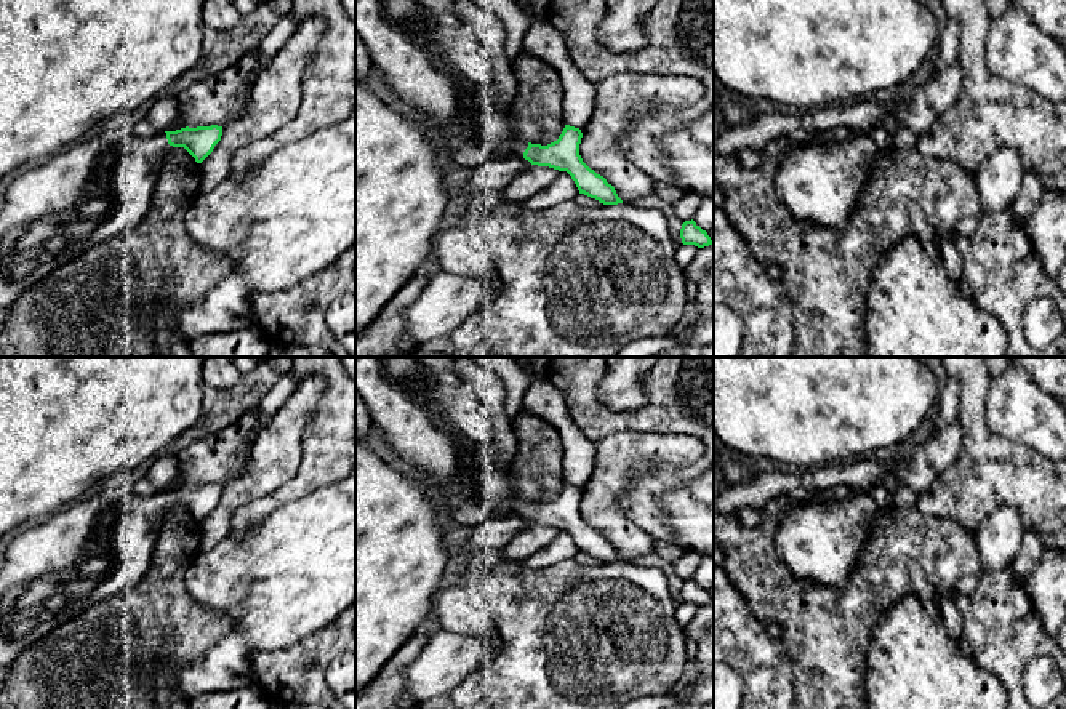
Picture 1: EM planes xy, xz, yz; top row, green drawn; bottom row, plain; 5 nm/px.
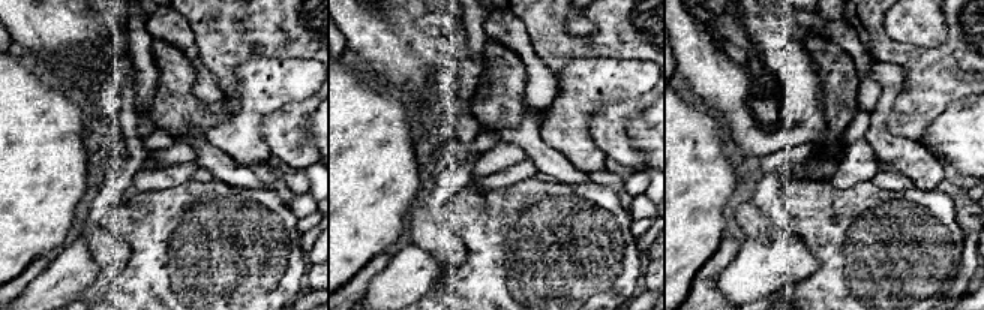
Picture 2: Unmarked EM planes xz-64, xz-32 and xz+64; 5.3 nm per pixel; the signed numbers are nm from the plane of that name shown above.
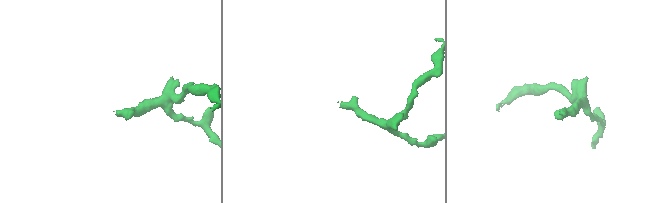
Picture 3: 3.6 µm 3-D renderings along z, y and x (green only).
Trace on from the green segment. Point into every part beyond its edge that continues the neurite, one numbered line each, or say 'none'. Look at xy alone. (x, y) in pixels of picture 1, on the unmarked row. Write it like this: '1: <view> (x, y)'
1: xy (55, 568)

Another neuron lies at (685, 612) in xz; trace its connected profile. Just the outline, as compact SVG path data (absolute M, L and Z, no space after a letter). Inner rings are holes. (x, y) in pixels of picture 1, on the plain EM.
M682 603L675 608L675 618L677 618L677 623L682 629L685 629L685 626L693 619L693 616L696 615L698 611L698 605L695 603Z

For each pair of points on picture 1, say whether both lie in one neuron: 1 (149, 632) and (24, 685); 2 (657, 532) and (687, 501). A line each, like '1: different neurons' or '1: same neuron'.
1: same neuron
2: different neurons

